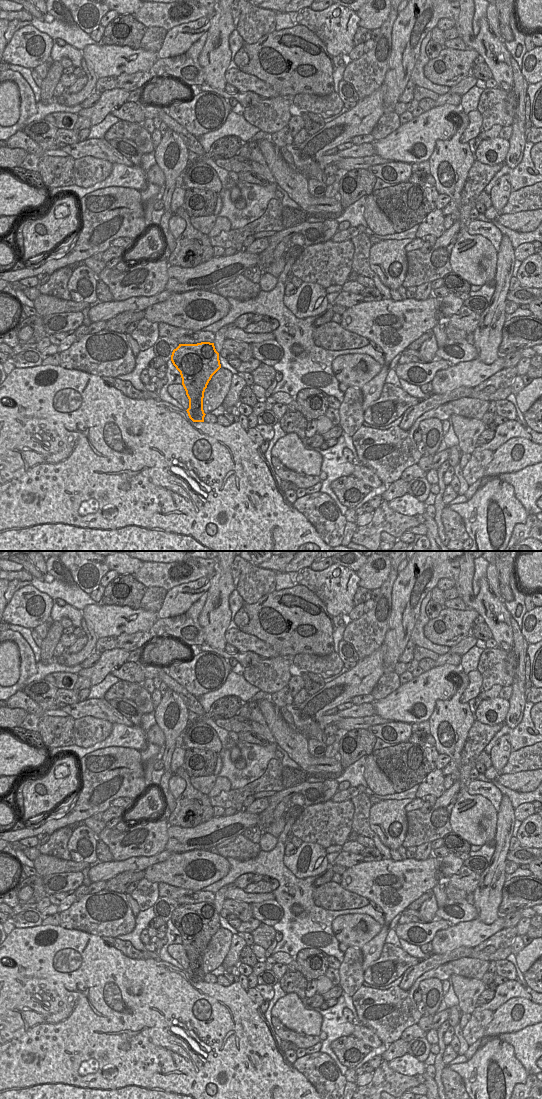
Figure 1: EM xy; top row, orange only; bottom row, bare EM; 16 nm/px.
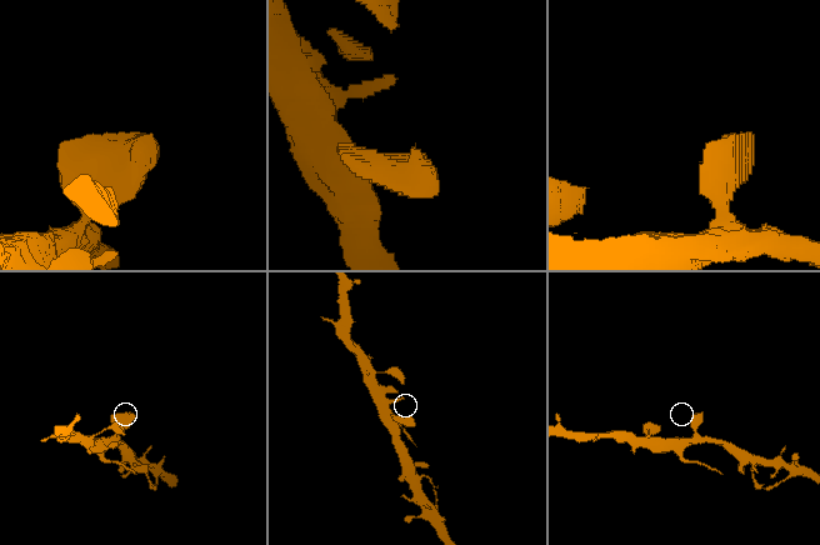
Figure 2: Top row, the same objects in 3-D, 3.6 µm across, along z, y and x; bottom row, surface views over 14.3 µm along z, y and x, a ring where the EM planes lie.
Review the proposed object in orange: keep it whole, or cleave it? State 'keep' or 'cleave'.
cleave

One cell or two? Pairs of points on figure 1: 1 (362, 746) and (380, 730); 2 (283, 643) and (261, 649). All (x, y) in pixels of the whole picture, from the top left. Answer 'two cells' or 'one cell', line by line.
1: two cells
2: two cells

